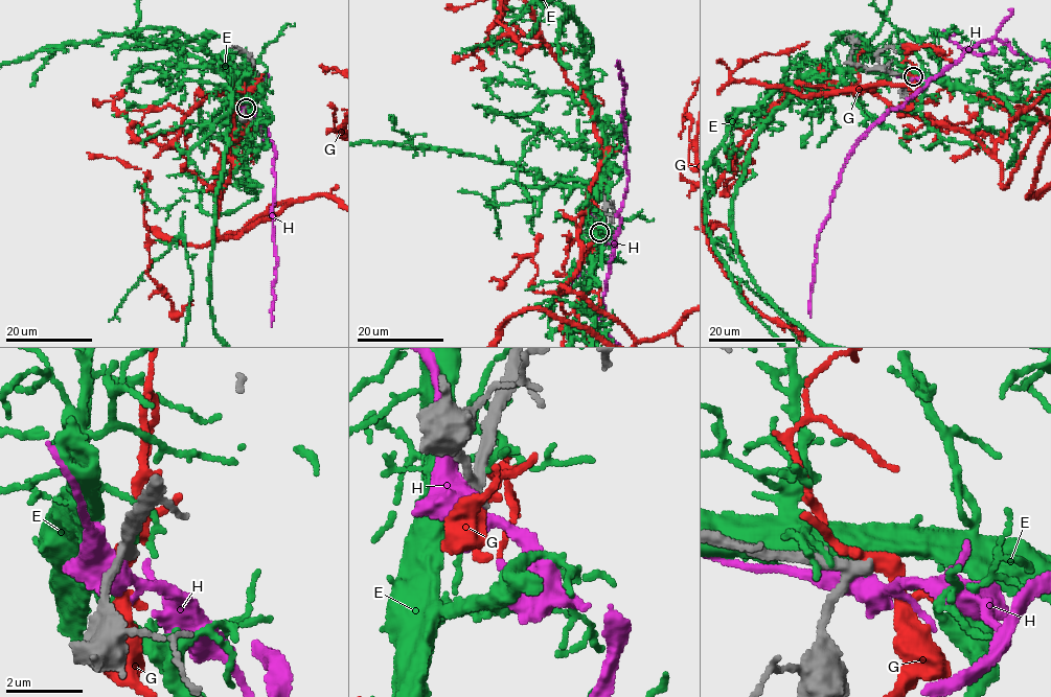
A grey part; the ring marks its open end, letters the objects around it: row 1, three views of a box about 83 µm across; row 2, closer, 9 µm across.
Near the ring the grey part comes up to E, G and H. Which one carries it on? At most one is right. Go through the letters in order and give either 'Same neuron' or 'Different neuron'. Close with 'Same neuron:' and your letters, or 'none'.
E: Different neuron
G: Different neuron
H: Different neuron
Same neuron: none

